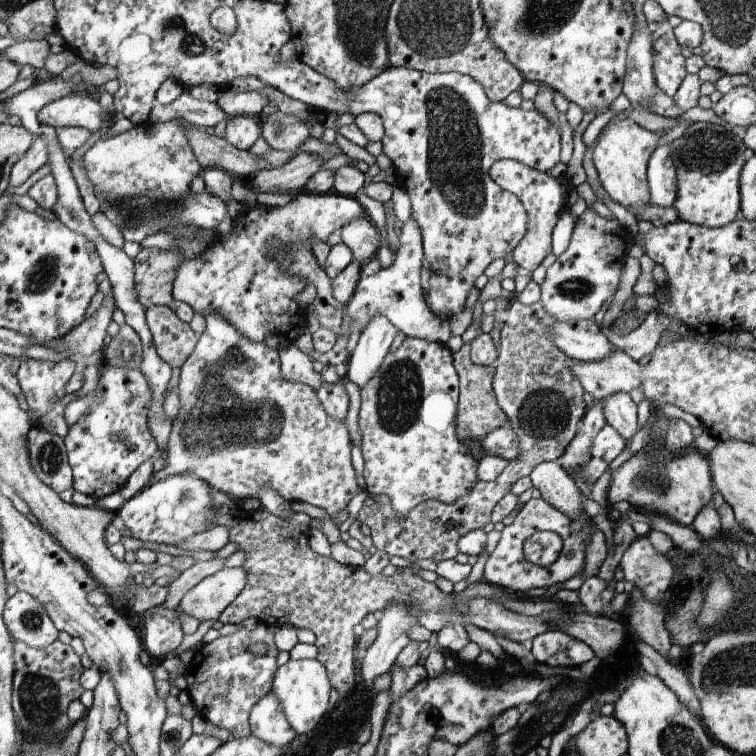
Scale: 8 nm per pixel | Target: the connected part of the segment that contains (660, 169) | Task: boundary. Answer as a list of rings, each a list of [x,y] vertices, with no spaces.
[[[667,142],[654,149],[648,161],[647,182],[650,190],[650,205],[668,208],[676,202],[678,182],[672,150]]]

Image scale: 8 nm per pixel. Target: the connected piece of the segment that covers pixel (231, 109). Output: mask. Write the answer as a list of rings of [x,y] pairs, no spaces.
[[[256,90],[234,94],[232,91],[222,92],[217,101],[218,106],[232,116],[261,117],[263,108],[268,104],[268,98],[258,94]]]

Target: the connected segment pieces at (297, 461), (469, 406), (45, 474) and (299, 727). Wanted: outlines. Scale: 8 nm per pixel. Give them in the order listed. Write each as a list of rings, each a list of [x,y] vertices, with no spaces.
[[[216,310],[214,312],[208,312],[205,316],[205,321],[206,328],[204,332],[197,338],[197,343],[194,346],[194,350],[192,350],[192,354],[184,360],[184,364],[181,366],[179,385],[177,386],[177,389],[179,389],[178,416],[173,420],[168,452],[165,454],[167,466],[162,472],[166,476],[180,474],[180,472],[190,472],[206,481],[214,490],[226,494],[238,503],[248,500],[248,498],[258,499],[258,493],[262,488],[268,488],[268,490],[278,492],[286,502],[308,502],[312,506],[324,508],[332,520],[335,521],[338,512],[344,510],[350,504],[350,500],[360,492],[354,466],[352,465],[352,461],[350,461],[353,442],[350,440],[350,433],[345,421],[328,416],[328,412],[324,410],[324,406],[316,398],[316,392],[312,396],[310,385],[290,382],[286,380],[285,376],[282,376],[281,356],[277,350],[268,348],[262,342],[252,342],[249,337],[238,332],[237,327],[230,324],[230,321],[226,320],[226,317],[220,316]]]
[[[464,343],[460,350],[452,354],[453,365],[459,376],[456,434],[462,441],[480,440],[490,432],[502,428],[508,420],[506,414],[500,408],[494,392],[493,386],[497,368],[474,364],[470,351],[470,343]]]
[[[32,426],[28,434],[34,472],[58,493],[73,488],[73,472],[63,438]]]
[[[289,659],[278,667],[273,678],[272,691],[297,735],[310,732],[324,716],[330,698],[331,681],[326,678],[325,665],[318,659]]]

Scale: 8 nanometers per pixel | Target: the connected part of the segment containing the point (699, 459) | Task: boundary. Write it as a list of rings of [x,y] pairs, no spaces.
[[[653,444],[631,455],[626,462],[612,471],[606,496],[609,505],[627,500],[632,508],[645,515],[670,518],[672,522],[690,527],[698,512],[708,502],[712,503],[715,492],[710,462],[695,444],[676,453]]]

